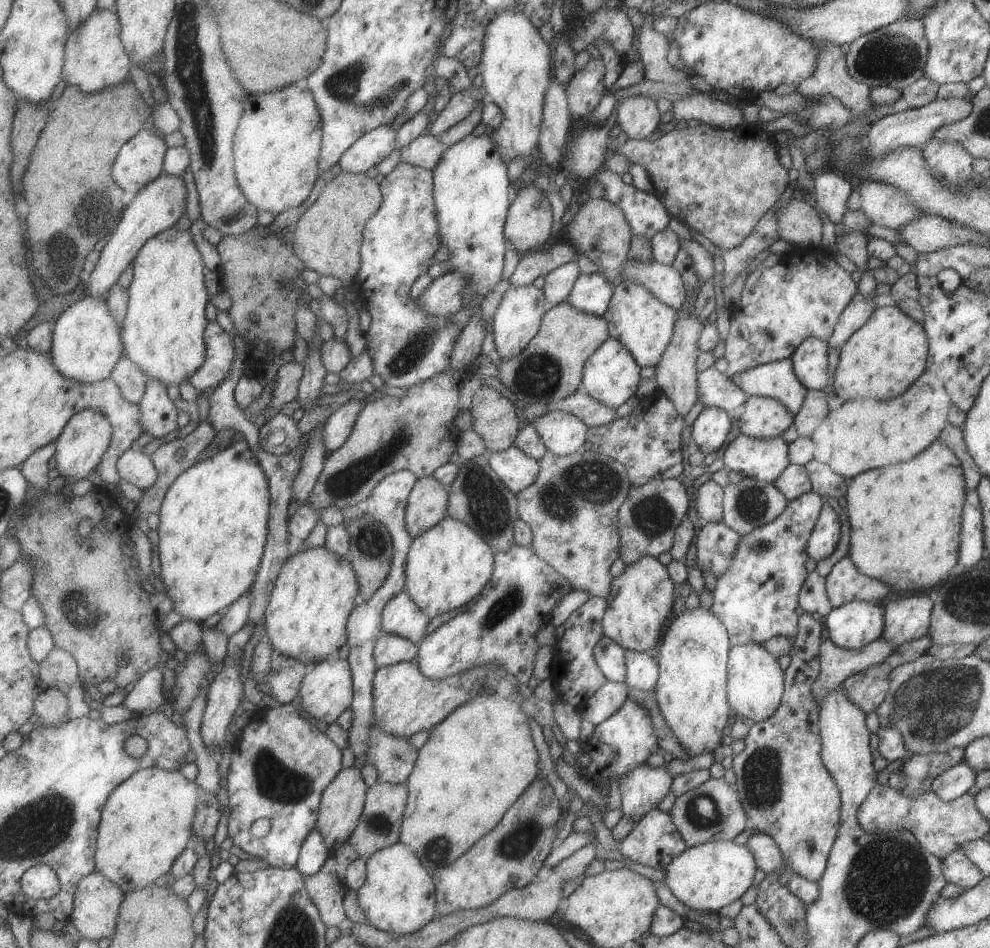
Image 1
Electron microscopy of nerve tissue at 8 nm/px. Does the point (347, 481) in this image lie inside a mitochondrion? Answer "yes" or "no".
yes

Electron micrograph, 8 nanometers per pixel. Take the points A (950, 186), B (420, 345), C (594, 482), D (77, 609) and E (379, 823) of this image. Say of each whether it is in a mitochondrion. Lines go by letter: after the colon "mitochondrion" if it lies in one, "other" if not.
A: other
B: mitochondrion
C: mitochondrion
D: mitochondrion
E: mitochondrion

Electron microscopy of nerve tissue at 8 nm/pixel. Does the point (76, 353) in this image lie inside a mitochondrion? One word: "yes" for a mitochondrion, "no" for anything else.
no

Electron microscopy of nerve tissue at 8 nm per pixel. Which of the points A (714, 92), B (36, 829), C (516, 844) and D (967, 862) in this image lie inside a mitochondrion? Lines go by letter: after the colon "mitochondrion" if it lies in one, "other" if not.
A: other
B: mitochondrion
C: mitochondrion
D: other

